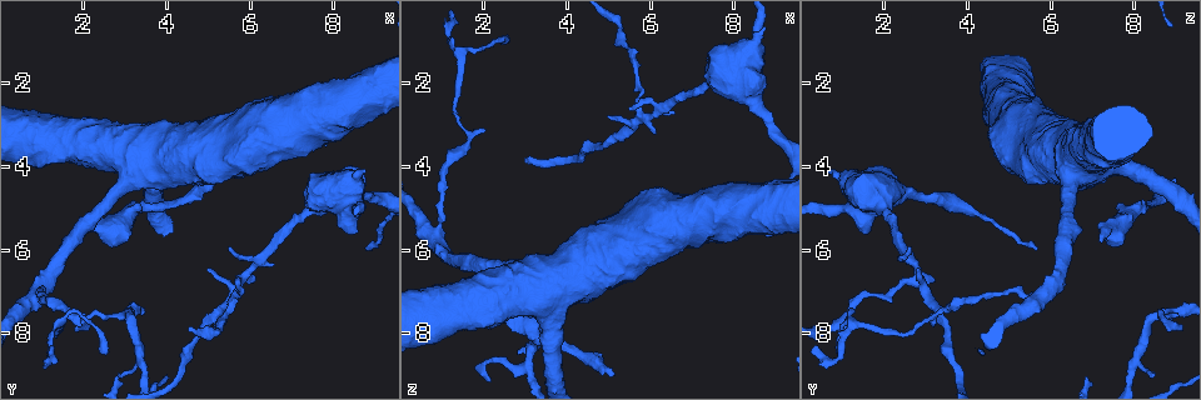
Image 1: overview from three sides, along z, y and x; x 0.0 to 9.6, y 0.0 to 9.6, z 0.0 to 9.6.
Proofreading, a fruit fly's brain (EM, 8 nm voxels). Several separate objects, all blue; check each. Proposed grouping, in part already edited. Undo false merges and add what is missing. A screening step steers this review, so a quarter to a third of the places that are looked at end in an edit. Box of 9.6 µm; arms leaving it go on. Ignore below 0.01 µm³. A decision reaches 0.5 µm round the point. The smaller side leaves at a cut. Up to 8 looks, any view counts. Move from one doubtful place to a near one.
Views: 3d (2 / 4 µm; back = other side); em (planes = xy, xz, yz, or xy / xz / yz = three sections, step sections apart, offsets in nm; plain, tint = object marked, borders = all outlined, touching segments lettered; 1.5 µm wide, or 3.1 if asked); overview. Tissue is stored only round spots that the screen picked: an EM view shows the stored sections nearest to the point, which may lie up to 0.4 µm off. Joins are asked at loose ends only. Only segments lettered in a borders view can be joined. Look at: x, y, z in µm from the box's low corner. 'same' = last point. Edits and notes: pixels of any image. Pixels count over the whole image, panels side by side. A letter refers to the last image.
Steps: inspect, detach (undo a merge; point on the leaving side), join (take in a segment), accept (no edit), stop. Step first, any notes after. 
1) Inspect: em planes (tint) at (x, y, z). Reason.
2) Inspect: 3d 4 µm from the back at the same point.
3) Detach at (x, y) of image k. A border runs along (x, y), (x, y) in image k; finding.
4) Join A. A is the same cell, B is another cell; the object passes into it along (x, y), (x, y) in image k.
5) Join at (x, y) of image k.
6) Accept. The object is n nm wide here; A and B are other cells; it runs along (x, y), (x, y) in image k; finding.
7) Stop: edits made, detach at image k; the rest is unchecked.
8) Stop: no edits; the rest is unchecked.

Inspect: 3d 2 µm from the back at (2.90, 8.95, 8.50). An open end.

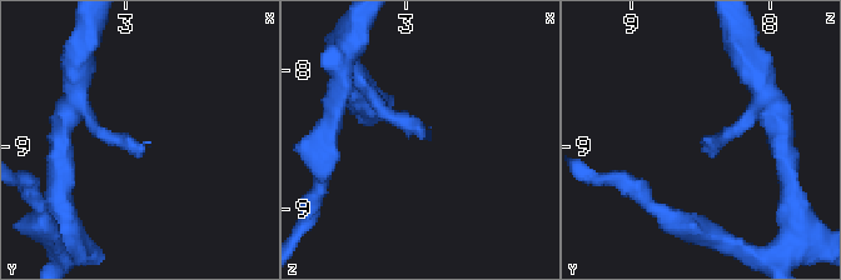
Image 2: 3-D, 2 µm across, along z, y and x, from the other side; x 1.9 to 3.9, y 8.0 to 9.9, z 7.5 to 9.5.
Inspect: em planes (borders) at (2.88, 8.94, 8.46).

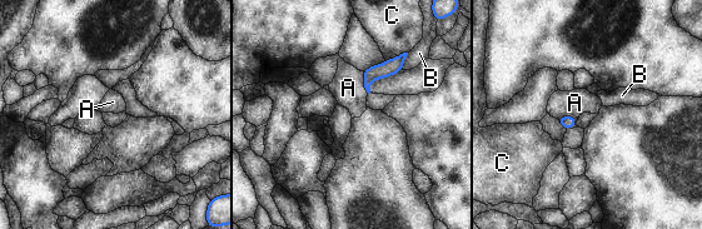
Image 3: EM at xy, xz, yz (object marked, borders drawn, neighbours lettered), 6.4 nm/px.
Accept. A, B and C are other cells; a border runs along (362, 71), (364, 89), (368, 93) in image 3; no lettered segment goes on from it.

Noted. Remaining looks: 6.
Inspect: em planes (borders) at (5.05, 4.45, 9.00). Long arm stops here.

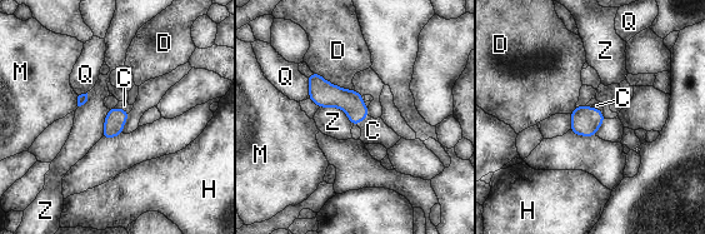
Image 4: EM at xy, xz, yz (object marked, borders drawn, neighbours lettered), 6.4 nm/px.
Join C. C is the same cell, D, H, M, Q and Z are other cells; the object passes into it along (115, 119), (121, 109), (124, 105) in image 4; the neuron continues.

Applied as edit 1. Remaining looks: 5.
Inspect: 3d 4 µm at (2.45, 8.45, 1.00). Free end.

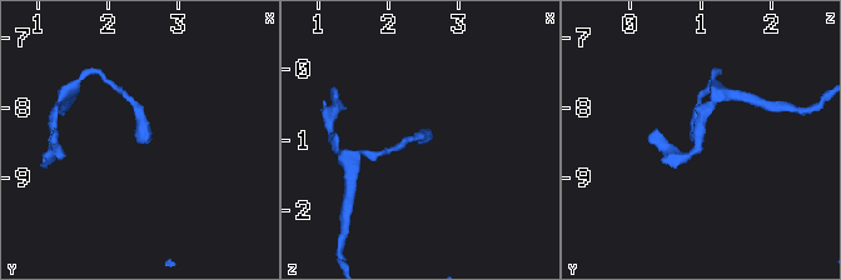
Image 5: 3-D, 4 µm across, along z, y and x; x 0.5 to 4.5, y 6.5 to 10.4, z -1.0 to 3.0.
Inspect: em planes (borders) at (2.50, 8.50, 1.00). Now the EM.

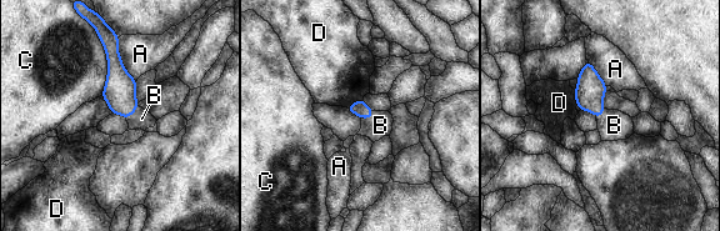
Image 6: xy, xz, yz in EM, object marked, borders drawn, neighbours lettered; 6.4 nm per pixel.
Join B. B is the same cell, A, C and D are other cells; the object passes into it along (364, 111), (369, 117), (380, 125) in image 6; it goes on there.

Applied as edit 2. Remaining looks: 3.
Stop: edits made, join at image 4, join at image 6; the rest is unchecked.

